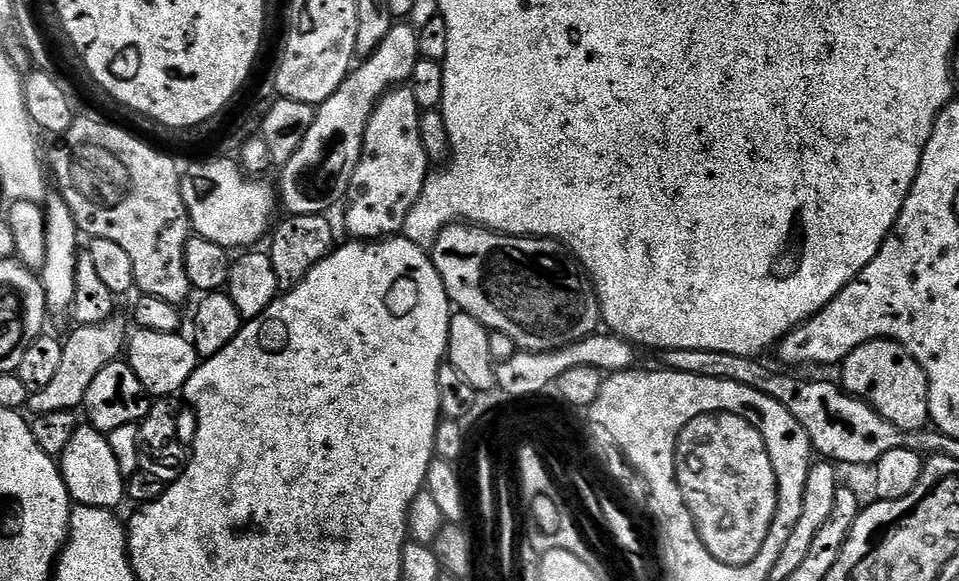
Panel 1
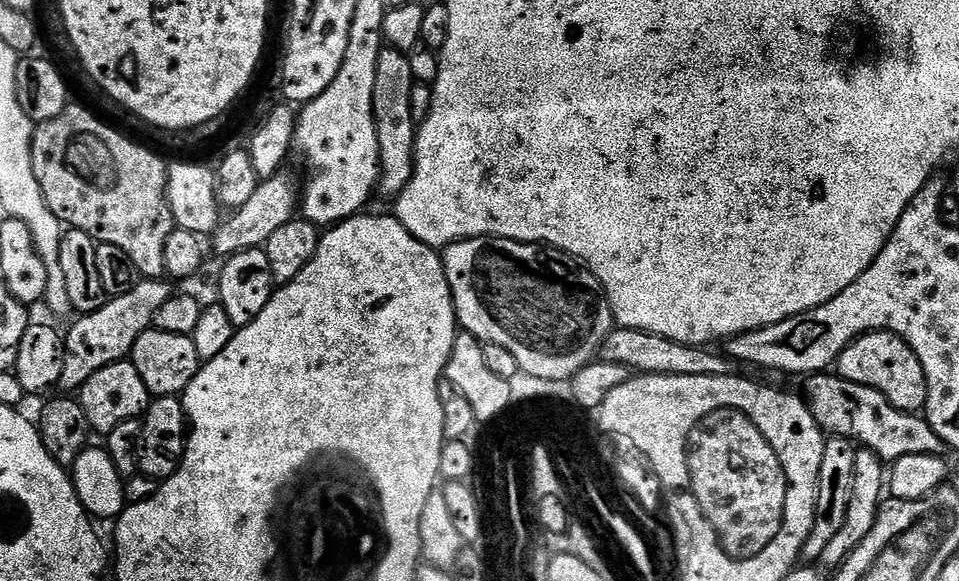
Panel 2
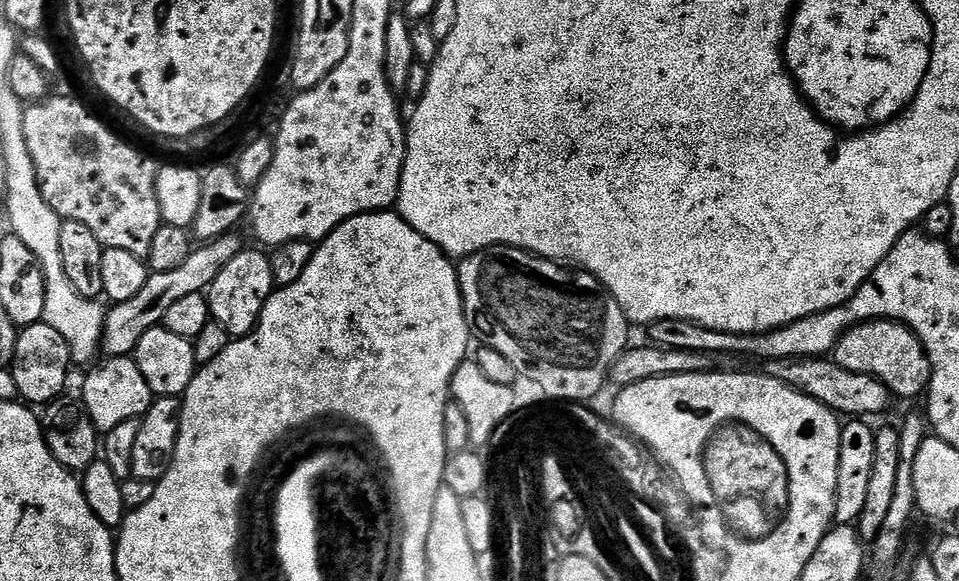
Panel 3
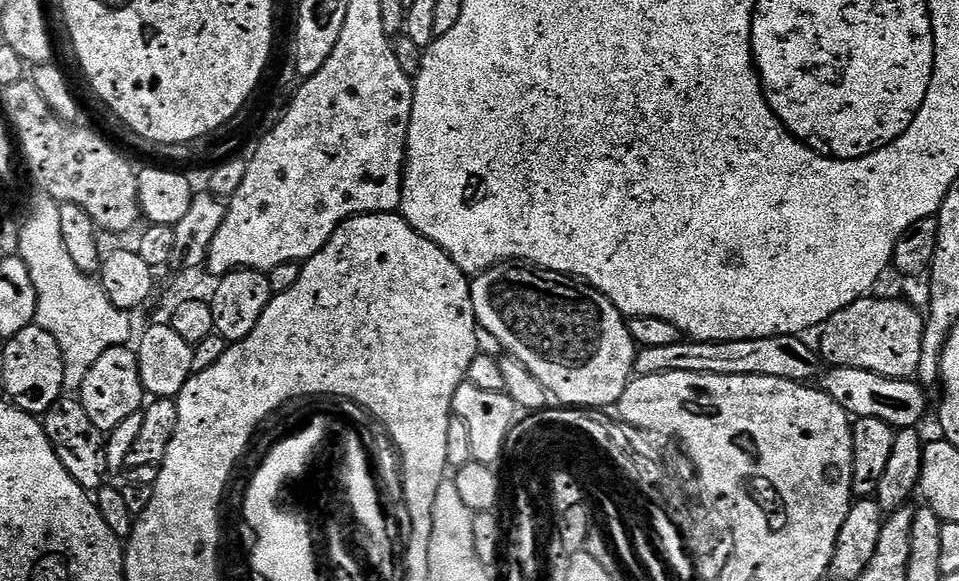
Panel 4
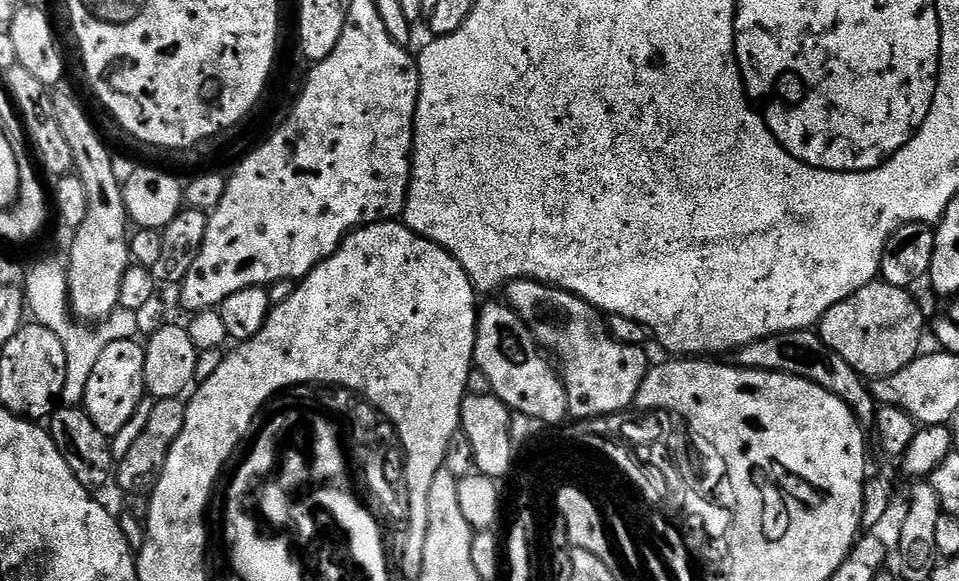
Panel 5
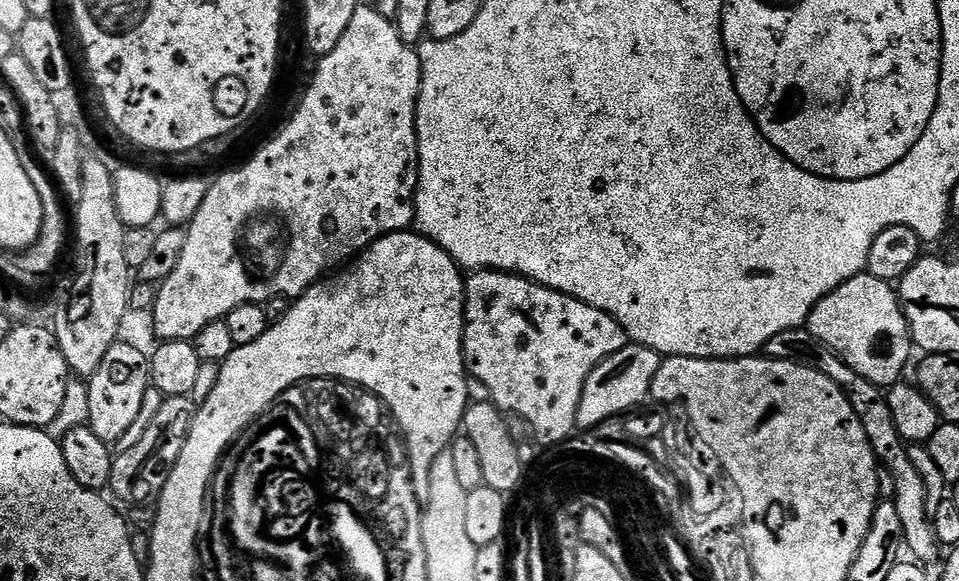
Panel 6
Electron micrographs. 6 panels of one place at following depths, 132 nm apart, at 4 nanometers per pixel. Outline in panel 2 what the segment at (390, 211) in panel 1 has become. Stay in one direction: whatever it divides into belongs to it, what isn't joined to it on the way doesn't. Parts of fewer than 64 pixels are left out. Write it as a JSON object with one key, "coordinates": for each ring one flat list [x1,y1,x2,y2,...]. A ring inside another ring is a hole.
{"coordinates":[[385,46,378,54,378,70,374,74,374,122,378,134,378,154,380,155,379,195,395,198,406,190,414,174,416,161,416,124,410,114,411,88,417,81,410,70,410,62,405,53]]}

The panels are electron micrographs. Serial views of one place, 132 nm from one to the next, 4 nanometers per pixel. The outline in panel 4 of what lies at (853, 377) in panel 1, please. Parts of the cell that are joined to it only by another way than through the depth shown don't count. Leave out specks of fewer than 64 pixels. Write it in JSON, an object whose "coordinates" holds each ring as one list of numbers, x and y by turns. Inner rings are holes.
{"coordinates":[[869,294,838,310,825,324,820,325,818,352,829,365,838,368,870,370,895,380,915,377,922,358,925,317,904,300,875,300]]}

